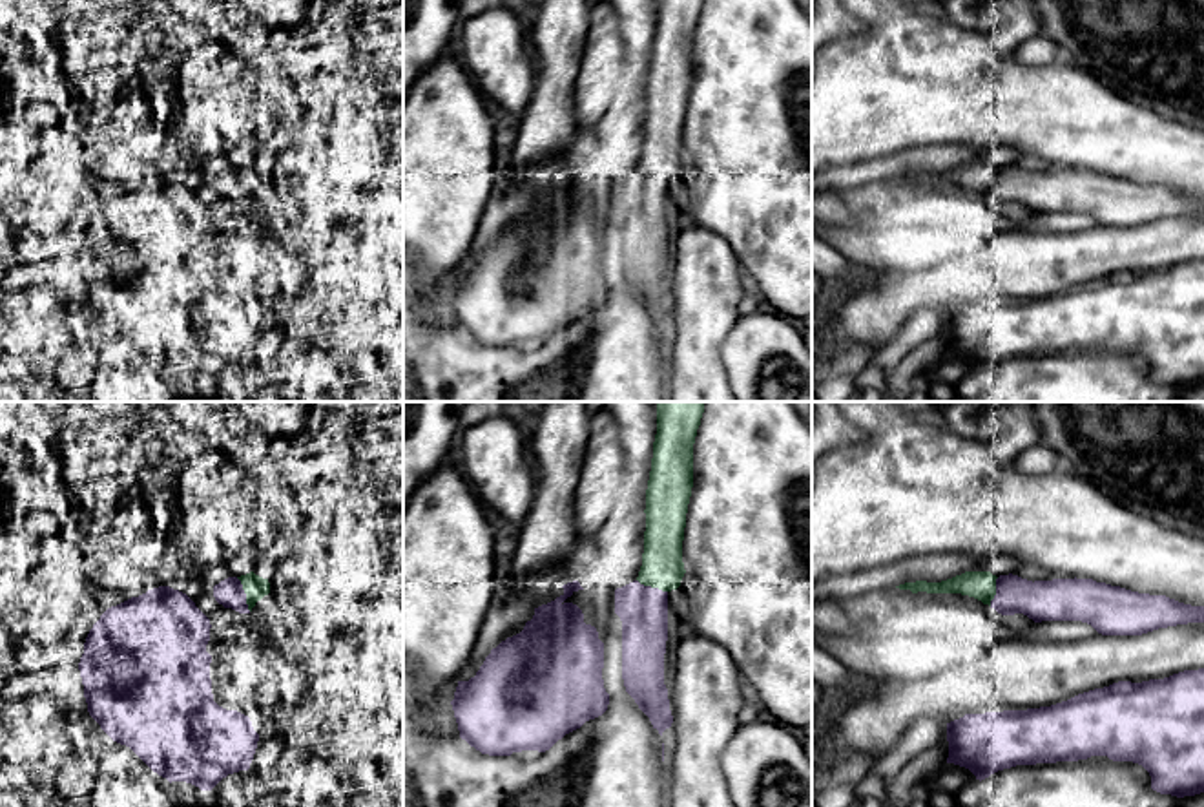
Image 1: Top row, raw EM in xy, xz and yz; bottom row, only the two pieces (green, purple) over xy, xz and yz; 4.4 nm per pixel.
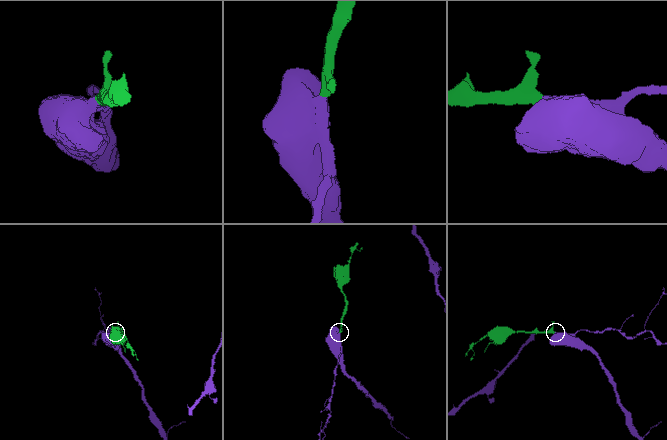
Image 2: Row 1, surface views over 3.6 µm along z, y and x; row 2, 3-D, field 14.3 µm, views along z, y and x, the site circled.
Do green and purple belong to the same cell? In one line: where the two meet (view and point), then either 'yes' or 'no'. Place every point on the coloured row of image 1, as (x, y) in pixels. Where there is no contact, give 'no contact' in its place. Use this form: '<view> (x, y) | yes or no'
xy (245, 592) | yes

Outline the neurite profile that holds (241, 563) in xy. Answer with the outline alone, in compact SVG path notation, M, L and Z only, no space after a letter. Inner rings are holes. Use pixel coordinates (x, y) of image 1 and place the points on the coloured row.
M252 544L244 550L241 550L239 553L235 553L226 564L226 571L232 575L232 577L241 577L241 575L246 575L250 571L254 571L255 568L255 562L257 562L257 546Z

